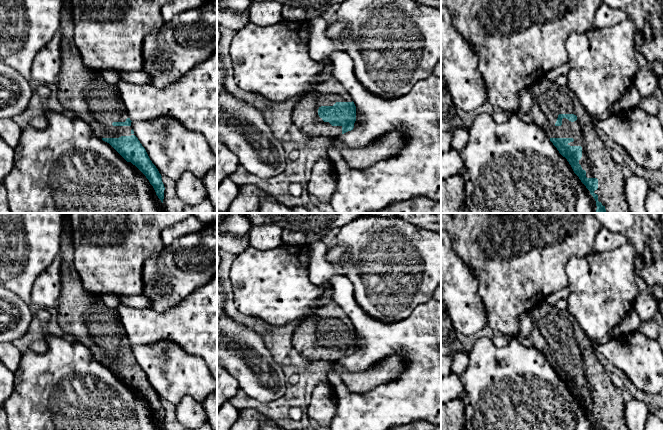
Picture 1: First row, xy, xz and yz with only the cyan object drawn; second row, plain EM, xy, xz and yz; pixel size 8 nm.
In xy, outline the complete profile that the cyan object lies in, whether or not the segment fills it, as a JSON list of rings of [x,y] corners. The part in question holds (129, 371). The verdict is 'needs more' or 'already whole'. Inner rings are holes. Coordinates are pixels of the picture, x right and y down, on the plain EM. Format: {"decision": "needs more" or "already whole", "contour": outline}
{"decision": "needs more", "contour": [[[64,221],[61,232],[60,255],[61,264],[61,293],[58,299],[57,321],[62,330],[75,340],[87,346],[93,353],[95,359],[109,367],[127,386],[135,389],[149,404],[156,419],[163,427],[164,408],[162,400],[156,390],[150,384],[145,372],[142,370],[131,350],[131,344],[120,320],[116,308],[111,309],[103,299],[98,299],[89,294],[82,285],[79,274],[74,265],[75,249],[68,235],[70,223]]]}

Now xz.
{"decision": "needs more", "contour": [[[337,304],[322,305],[313,315],[296,325],[292,345],[305,360],[332,363],[353,354],[356,330],[348,315]]]}

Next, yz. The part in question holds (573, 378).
{"decision": "needs more", "contour": [[[548,300],[534,307],[531,311],[533,330],[532,346],[542,352],[559,377],[567,383],[574,397],[590,415],[596,425],[596,430],[628,430],[622,392],[612,383],[611,378],[596,357],[591,339],[585,334],[575,318],[567,311],[560,311]]]}

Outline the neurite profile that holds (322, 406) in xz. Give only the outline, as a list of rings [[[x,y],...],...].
[[[327,376],[313,391],[307,405],[307,415],[321,426],[330,427],[337,412],[337,396],[333,384]]]

